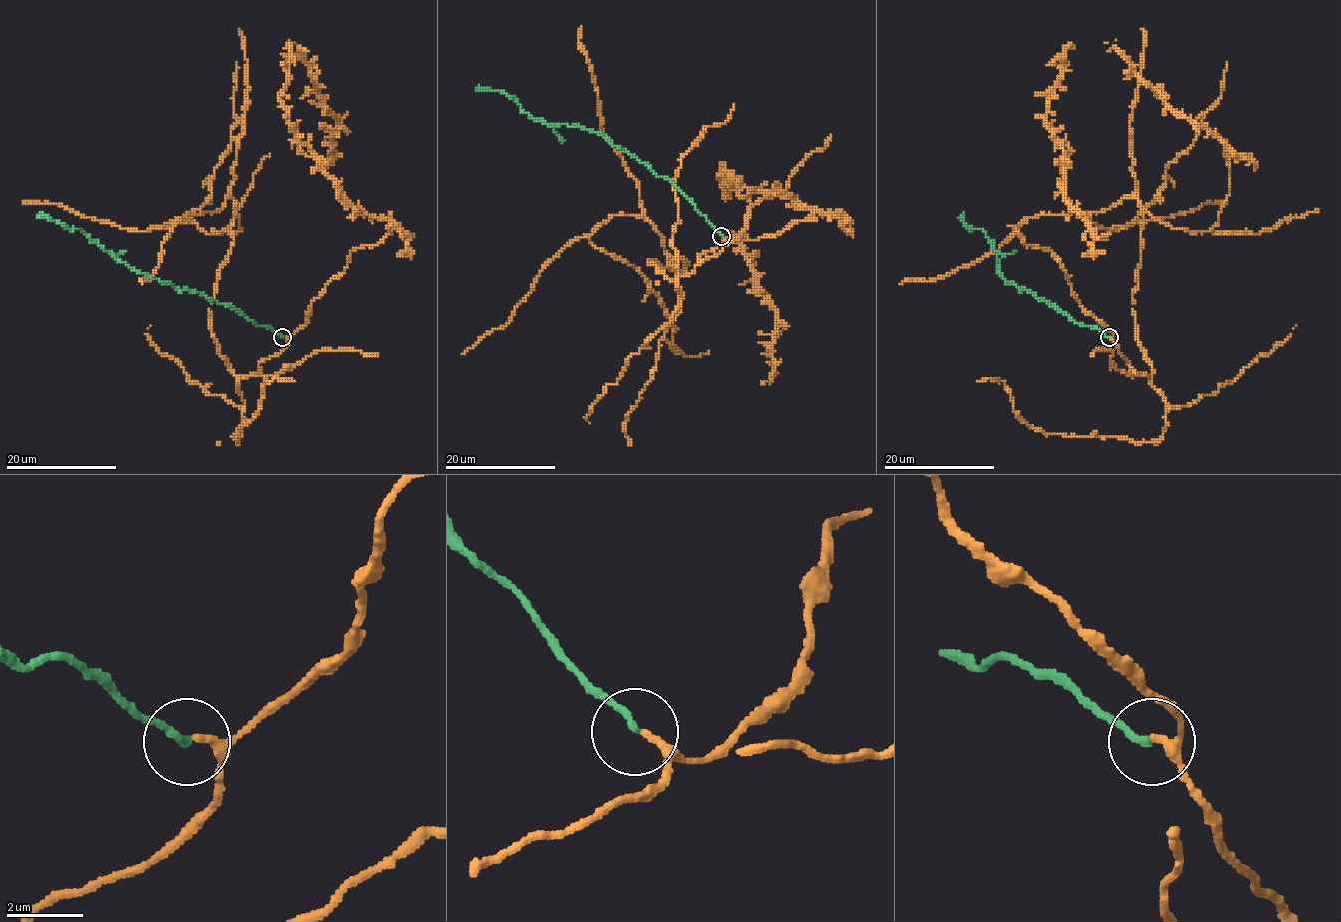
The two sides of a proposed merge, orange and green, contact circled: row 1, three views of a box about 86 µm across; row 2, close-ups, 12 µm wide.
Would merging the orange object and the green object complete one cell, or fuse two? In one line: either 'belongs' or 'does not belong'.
belongs

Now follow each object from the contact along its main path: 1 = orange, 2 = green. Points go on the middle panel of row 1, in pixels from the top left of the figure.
1: (722, 237), (672, 279), (648, 260), (673, 270), (643, 217), (611, 216), (589, 239), (648, 282), (676, 354)
2: (722, 237), (671, 181), (657, 175), (604, 135), (582, 127), (547, 124), (536, 120), (503, 92), (475, 88)

